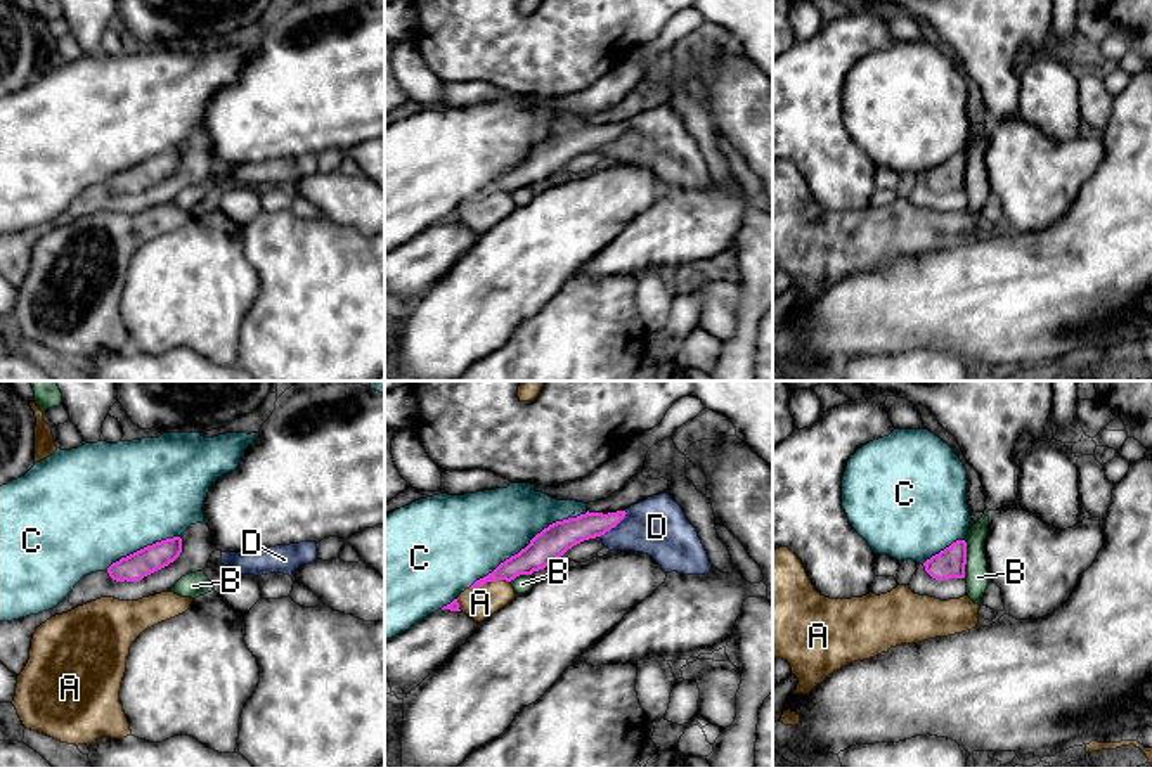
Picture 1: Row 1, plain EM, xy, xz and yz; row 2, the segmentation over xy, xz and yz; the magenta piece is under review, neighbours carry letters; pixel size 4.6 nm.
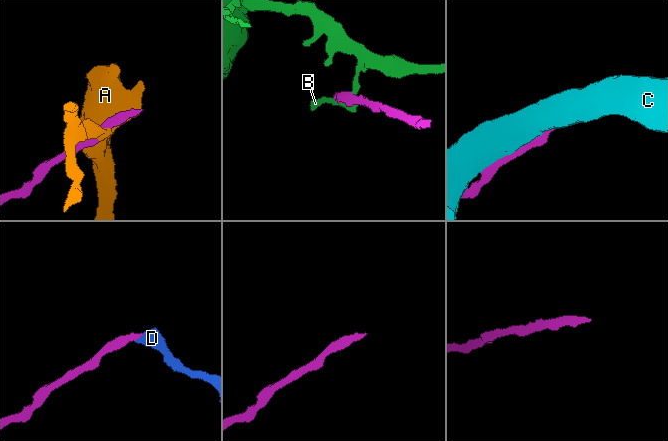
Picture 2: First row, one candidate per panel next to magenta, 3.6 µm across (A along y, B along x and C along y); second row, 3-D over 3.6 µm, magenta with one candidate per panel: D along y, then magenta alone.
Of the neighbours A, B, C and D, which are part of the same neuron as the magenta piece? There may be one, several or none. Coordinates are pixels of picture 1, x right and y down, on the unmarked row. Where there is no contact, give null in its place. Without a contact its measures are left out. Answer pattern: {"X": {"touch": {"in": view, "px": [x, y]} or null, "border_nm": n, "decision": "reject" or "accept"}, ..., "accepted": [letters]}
{"A": {"touch": {"in": "xz", "px": [489, 193]}, "border_nm": 200, "decision": "reject"}, "B": {"touch": {"in": "yz", "px": [965, 172]}, "border_nm": 180, "decision": "reject"}, "C": {"touch": {"in": "xz", "px": [529, 156]}, "border_nm": 650, "decision": "reject"}, "D": {"touch": {"in": "xz", "px": [614, 139]}, "border_nm": 170, "decision": "accept"}, "accepted": ["D"]}

